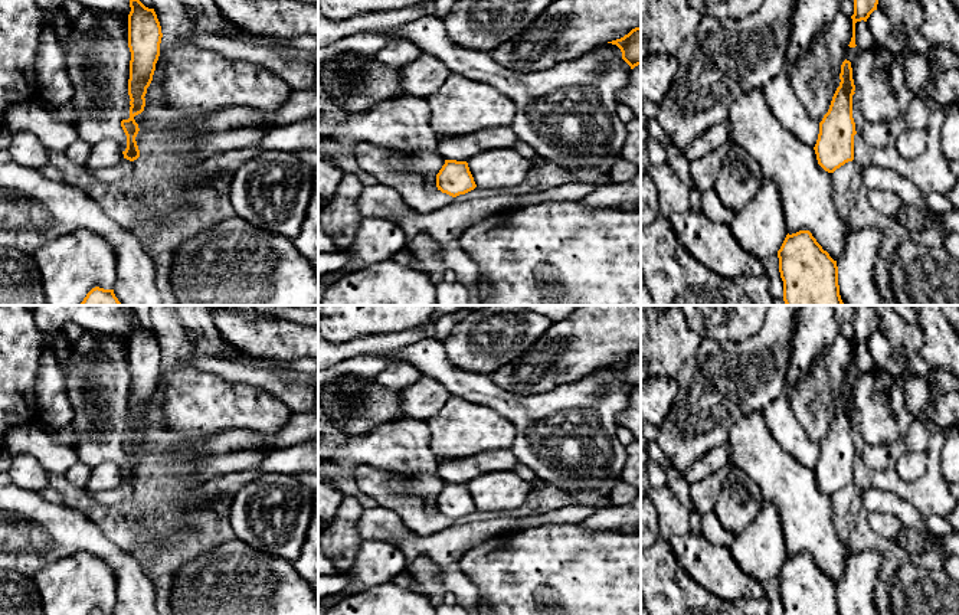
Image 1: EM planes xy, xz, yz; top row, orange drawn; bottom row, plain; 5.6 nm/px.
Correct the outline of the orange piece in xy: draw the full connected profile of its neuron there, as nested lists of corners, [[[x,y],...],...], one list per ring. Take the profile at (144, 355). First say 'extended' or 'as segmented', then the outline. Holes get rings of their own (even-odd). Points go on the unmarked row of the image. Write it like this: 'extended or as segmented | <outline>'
as segmented | [[[131,320],[131,334],[128,337],[128,370],[130,383],[130,441],[121,444],[127,458],[127,471],[122,474],[124,481],[134,484],[140,480],[135,459],[140,454],[134,439],[141,436],[145,429],[147,410],[153,403],[156,386],[160,379],[161,349],[154,331],[145,330],[138,321]]]

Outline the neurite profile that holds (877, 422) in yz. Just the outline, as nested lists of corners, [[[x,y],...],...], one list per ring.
[[[871,372],[860,373],[852,396],[861,435],[868,445],[897,441],[897,422],[887,393],[880,393]]]

